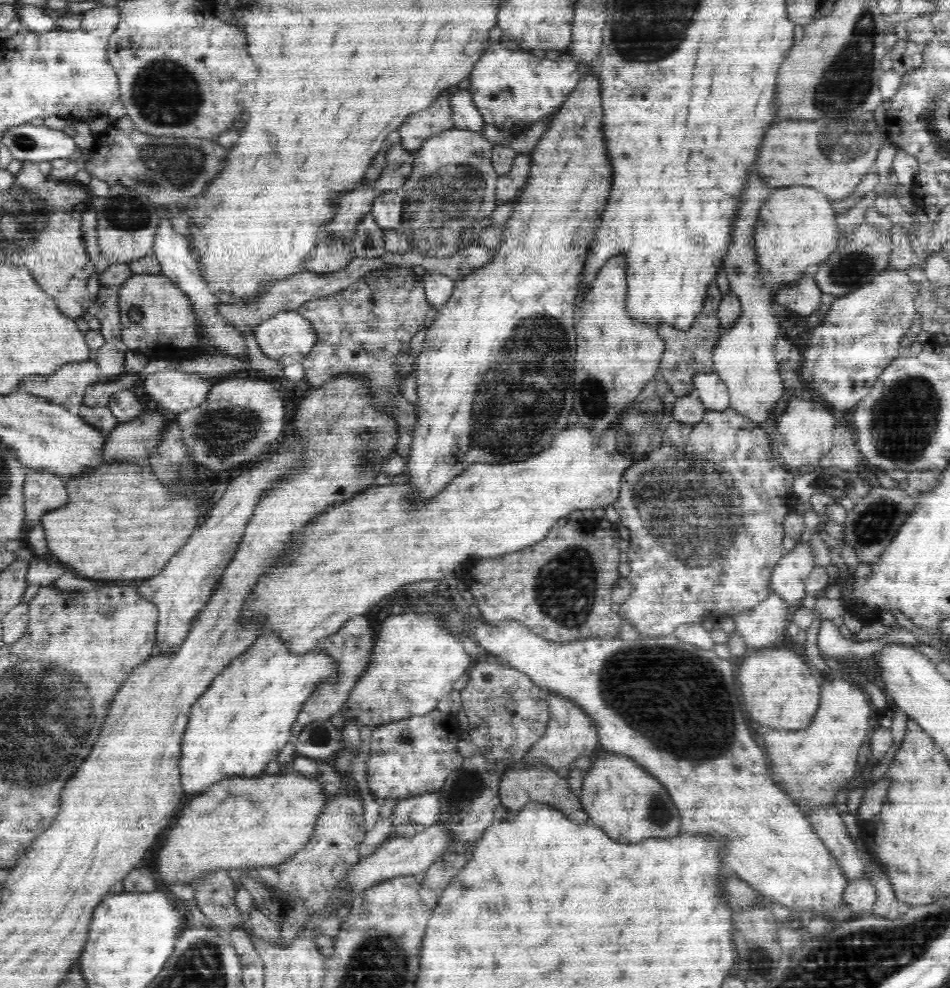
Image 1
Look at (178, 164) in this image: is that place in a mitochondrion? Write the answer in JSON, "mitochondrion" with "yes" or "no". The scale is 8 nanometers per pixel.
{"mitochondrion":"yes"}

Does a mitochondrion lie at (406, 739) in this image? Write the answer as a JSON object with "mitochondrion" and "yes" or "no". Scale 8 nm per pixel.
{"mitochondrion":"yes"}

